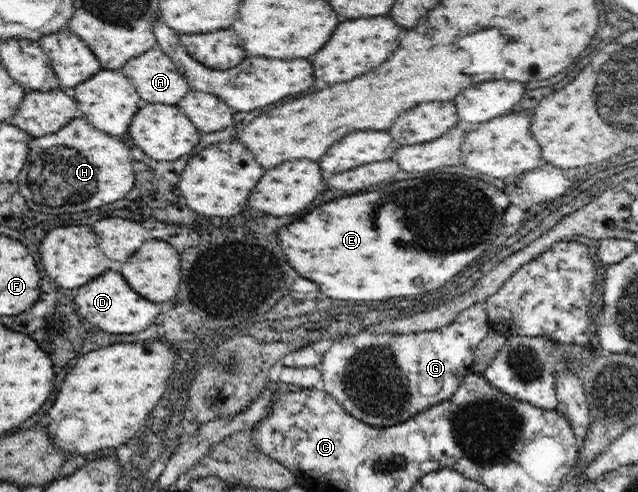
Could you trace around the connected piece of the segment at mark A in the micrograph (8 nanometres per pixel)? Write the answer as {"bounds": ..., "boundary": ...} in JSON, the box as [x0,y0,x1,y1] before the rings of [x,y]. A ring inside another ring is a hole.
{"bounds":[120,48,191,105],"boundary":[[[161,48],[148,49],[120,69],[131,78],[140,99],[149,104],[177,105],[191,89],[190,83]]]}

